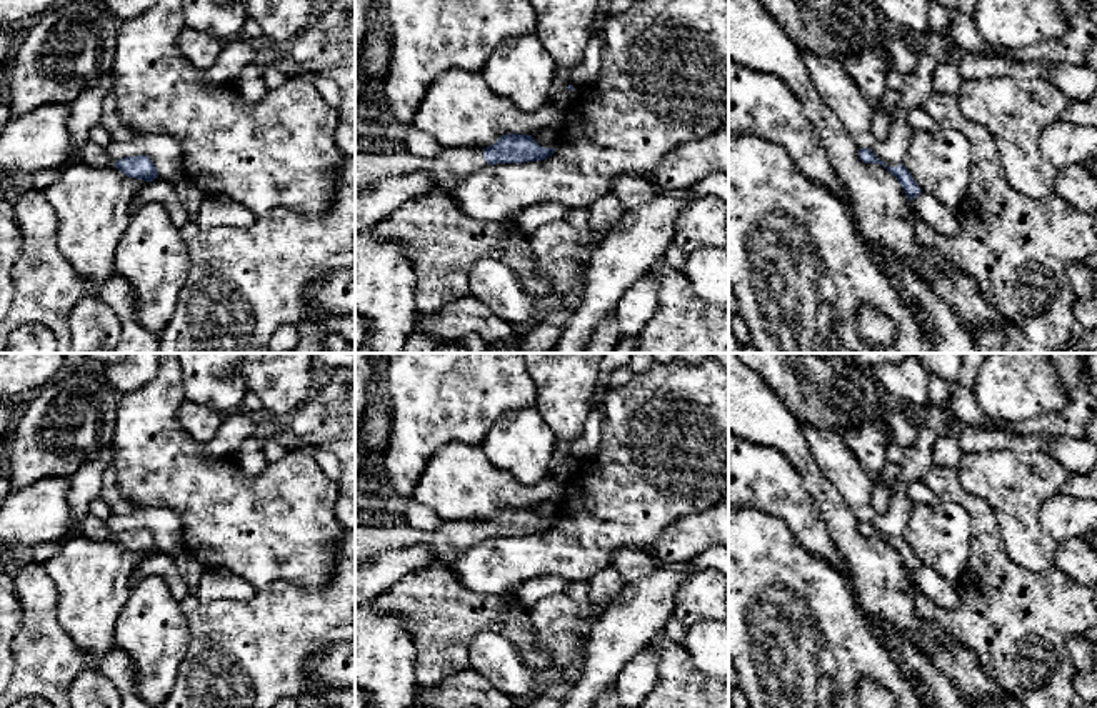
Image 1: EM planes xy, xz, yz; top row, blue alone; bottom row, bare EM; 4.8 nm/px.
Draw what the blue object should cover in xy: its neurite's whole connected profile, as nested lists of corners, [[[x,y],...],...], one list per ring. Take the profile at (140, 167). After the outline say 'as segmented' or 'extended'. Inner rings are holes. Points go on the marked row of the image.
[[[90,140],[80,150],[80,160],[88,167],[95,168],[117,167],[127,177],[137,180],[153,182],[155,178],[158,178],[158,170],[150,160],[150,157],[147,155],[125,157],[120,158],[118,162],[113,162],[107,153],[105,147]]]; extended

